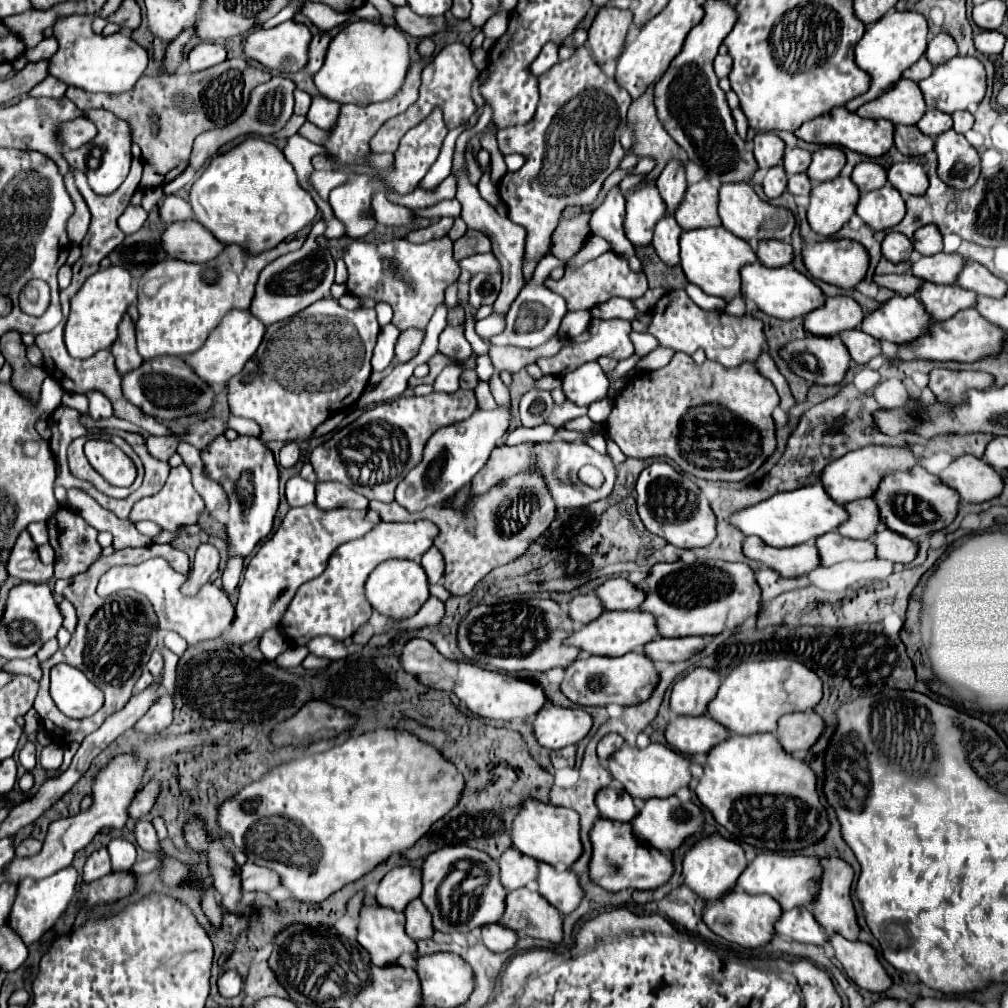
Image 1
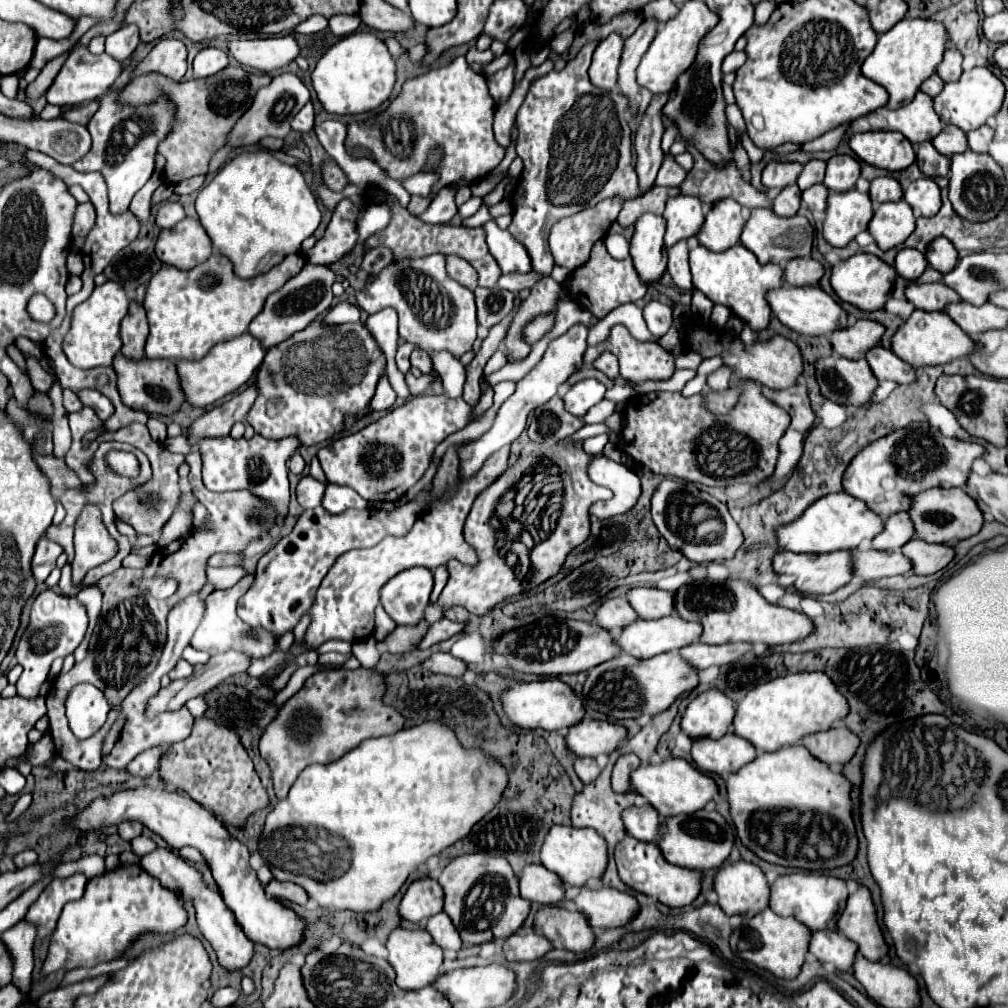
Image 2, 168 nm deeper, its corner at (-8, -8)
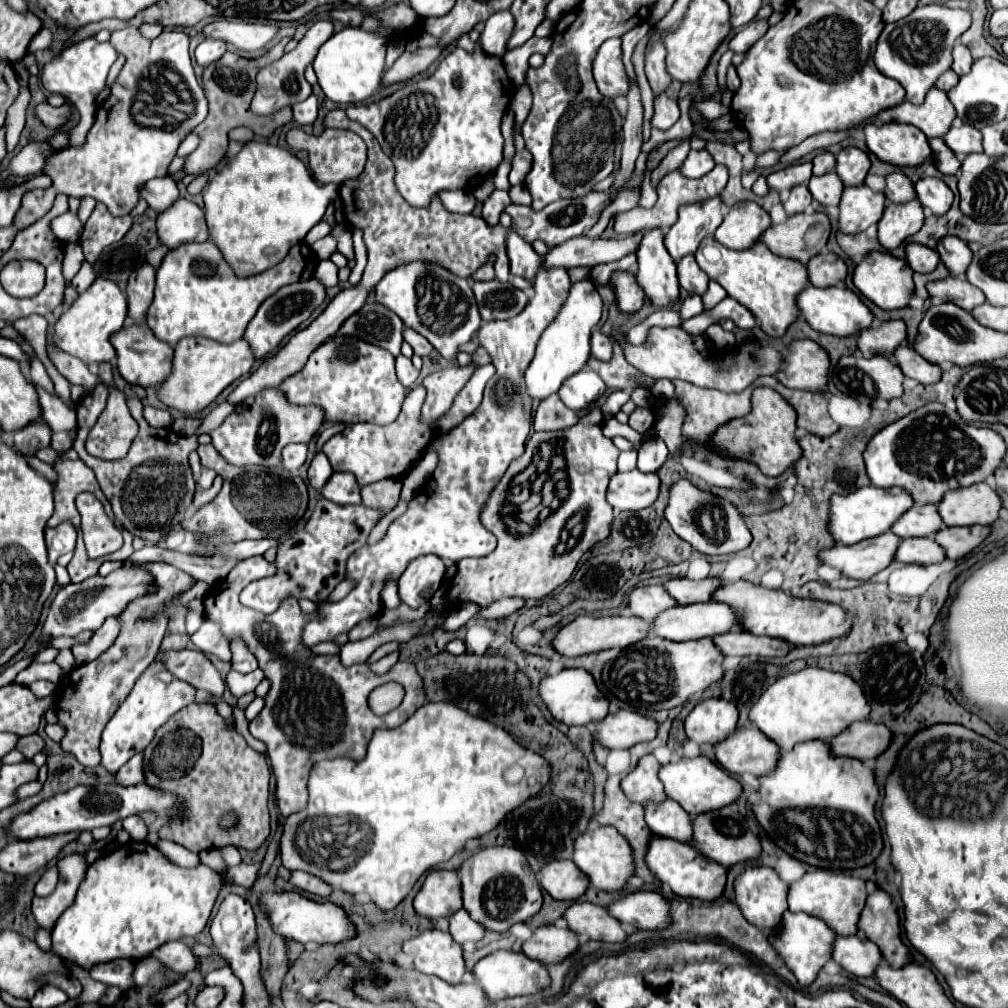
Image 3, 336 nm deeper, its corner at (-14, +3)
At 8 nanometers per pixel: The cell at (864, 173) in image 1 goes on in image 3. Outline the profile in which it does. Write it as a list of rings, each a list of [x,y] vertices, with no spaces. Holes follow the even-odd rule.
[[[896,171],[896,173],[886,177],[884,195],[886,195],[886,199],[890,203],[906,203],[906,201],[912,201],[916,197],[912,181],[900,171]]]

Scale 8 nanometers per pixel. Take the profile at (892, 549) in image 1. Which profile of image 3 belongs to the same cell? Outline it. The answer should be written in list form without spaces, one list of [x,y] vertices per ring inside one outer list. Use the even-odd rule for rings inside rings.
[[[972,525],[972,527],[944,527],[934,537],[944,545],[948,559],[962,559],[972,553],[988,535],[992,527]]]

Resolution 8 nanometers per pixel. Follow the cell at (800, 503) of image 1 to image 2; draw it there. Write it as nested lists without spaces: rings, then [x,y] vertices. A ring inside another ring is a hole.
[[[844,492],[828,494],[810,504],[796,520],[776,528],[776,540],[782,550],[796,554],[824,554],[834,550],[856,548],[862,540],[872,540],[882,530],[882,518]]]

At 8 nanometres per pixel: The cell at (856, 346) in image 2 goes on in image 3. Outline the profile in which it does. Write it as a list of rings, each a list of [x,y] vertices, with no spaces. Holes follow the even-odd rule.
[[[886,321],[878,327],[870,327],[860,331],[858,339],[858,349],[864,357],[872,355],[884,355],[890,357],[894,355],[894,349],[906,341],[906,323],[904,321]]]

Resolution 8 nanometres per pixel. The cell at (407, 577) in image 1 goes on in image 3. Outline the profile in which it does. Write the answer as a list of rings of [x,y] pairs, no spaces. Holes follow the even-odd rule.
[[[422,555],[414,559],[398,579],[400,599],[412,609],[418,609],[438,591],[444,573],[446,565],[436,555]]]

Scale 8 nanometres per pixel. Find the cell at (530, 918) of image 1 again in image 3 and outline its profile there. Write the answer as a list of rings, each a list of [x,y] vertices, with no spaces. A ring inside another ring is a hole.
[[[578,901],[568,907],[564,913],[570,929],[578,935],[580,943],[586,941],[610,941],[610,943],[624,943],[628,933],[622,929],[620,921],[608,913],[608,909],[598,907],[588,901]]]

